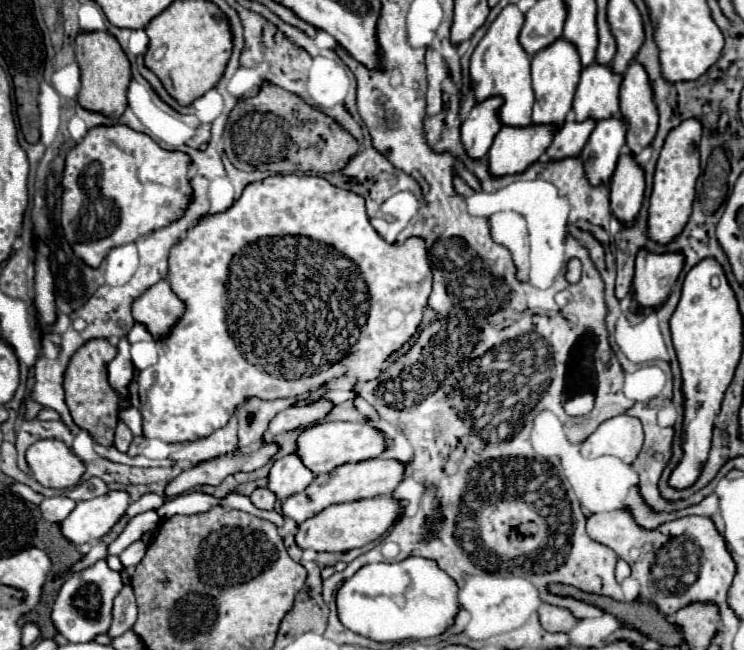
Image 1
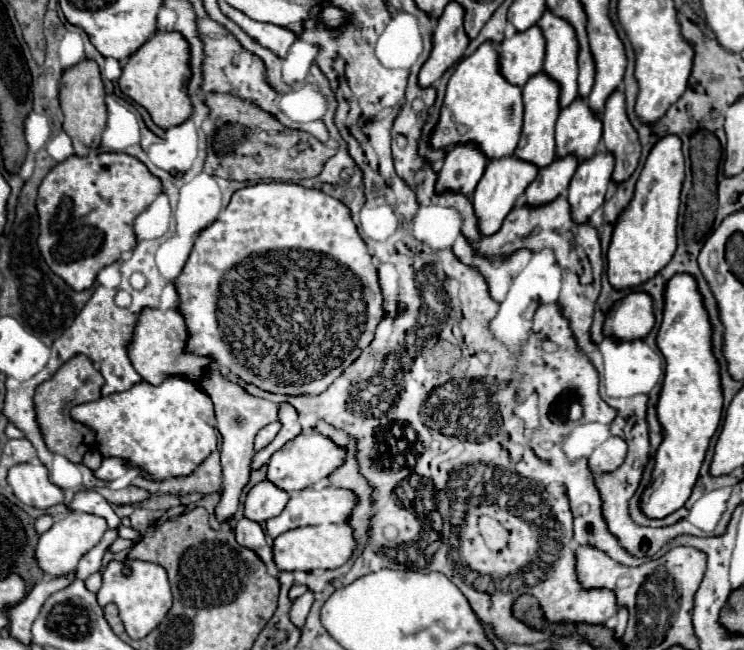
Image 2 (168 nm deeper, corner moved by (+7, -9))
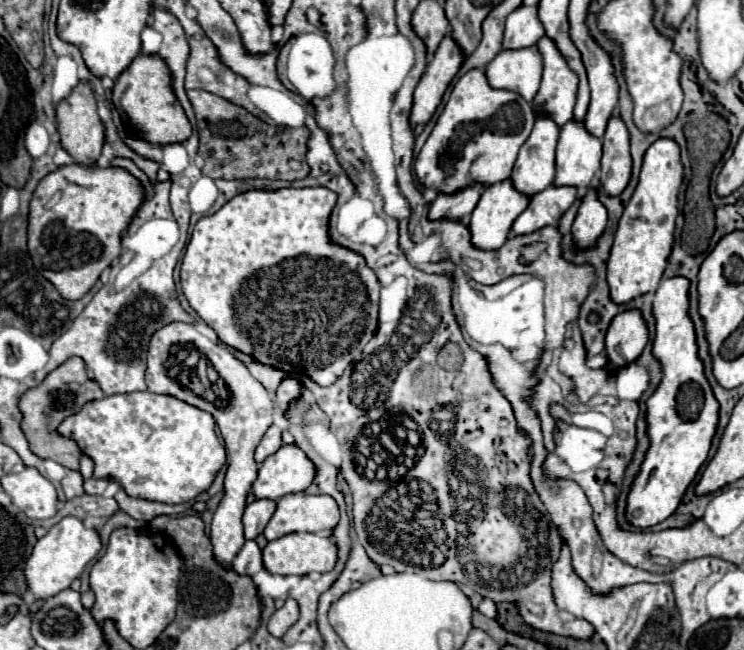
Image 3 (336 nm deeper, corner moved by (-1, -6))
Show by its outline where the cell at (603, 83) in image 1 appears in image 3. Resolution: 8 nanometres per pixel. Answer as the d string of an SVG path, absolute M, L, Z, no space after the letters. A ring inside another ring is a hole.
M570 119L560 129L556 147L556 185L588 187L600 171L602 139L586 131L584 121Z

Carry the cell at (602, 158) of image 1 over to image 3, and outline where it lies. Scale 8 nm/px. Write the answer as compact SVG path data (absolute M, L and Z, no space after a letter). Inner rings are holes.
M588 185L580 201L572 235L578 247L590 247L606 227L606 207L598 199L598 185Z

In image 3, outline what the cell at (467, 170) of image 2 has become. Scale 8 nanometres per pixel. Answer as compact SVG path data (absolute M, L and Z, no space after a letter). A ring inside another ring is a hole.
M482 183L466 185L454 193L440 193L430 207L430 219L464 219L470 215L482 195Z

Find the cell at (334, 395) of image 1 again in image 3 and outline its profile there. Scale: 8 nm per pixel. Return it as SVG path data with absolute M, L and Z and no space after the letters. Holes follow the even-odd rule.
M174 321L158 329L148 345L148 367L146 367L146 383L152 393L166 393L174 395L194 407L200 407L214 415L220 433L226 443L226 455L228 455L228 471L224 479L224 497L214 513L212 519L212 531L210 541L214 543L214 555L218 555L220 563L226 563L226 567L232 565L236 553L240 551L244 539L244 525L242 525L242 513L246 509L246 499L252 493L252 483L258 477L258 463L254 461L254 449L260 443L266 429L272 425L272 413L274 403L264 389L260 381L256 381L242 361L238 361L226 347L220 343L212 343L206 335L198 333L194 325ZM206 361L212 365L222 381L226 383L228 397L222 401L222 393L216 393L206 373Z

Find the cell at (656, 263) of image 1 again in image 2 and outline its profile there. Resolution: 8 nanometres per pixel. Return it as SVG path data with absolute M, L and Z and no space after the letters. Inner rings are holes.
M630 292L618 300L604 320L604 336L618 338L620 342L630 342L646 338L654 326L652 298L644 292Z

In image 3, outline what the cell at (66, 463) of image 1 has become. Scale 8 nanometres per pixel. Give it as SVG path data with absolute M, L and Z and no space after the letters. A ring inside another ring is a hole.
M26 467L22 473L10 473L2 477L2 487L6 493L10 493L12 503L22 509L32 519L48 519L54 517L58 511L58 495L56 487L34 467Z

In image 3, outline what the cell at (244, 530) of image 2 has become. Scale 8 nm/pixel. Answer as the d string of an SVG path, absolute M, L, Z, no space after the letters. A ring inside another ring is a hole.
M248 539L242 549L238 551L236 559L232 561L234 571L238 571L240 575L256 575L262 569L262 549L254 539Z

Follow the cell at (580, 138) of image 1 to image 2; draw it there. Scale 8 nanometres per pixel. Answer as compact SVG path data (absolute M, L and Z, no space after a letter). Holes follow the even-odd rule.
M574 156L556 158L550 166L540 168L538 176L524 192L526 206L542 206L542 202L552 202L554 198L558 198L558 194L564 194L576 168L578 160Z

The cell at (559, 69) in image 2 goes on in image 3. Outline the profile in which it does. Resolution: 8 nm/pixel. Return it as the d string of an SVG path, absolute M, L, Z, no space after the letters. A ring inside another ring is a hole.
M548 35L538 41L538 49L544 59L544 73L540 91L534 97L534 111L550 113L552 119L562 127L566 121L572 119L578 75L570 69L566 57Z

